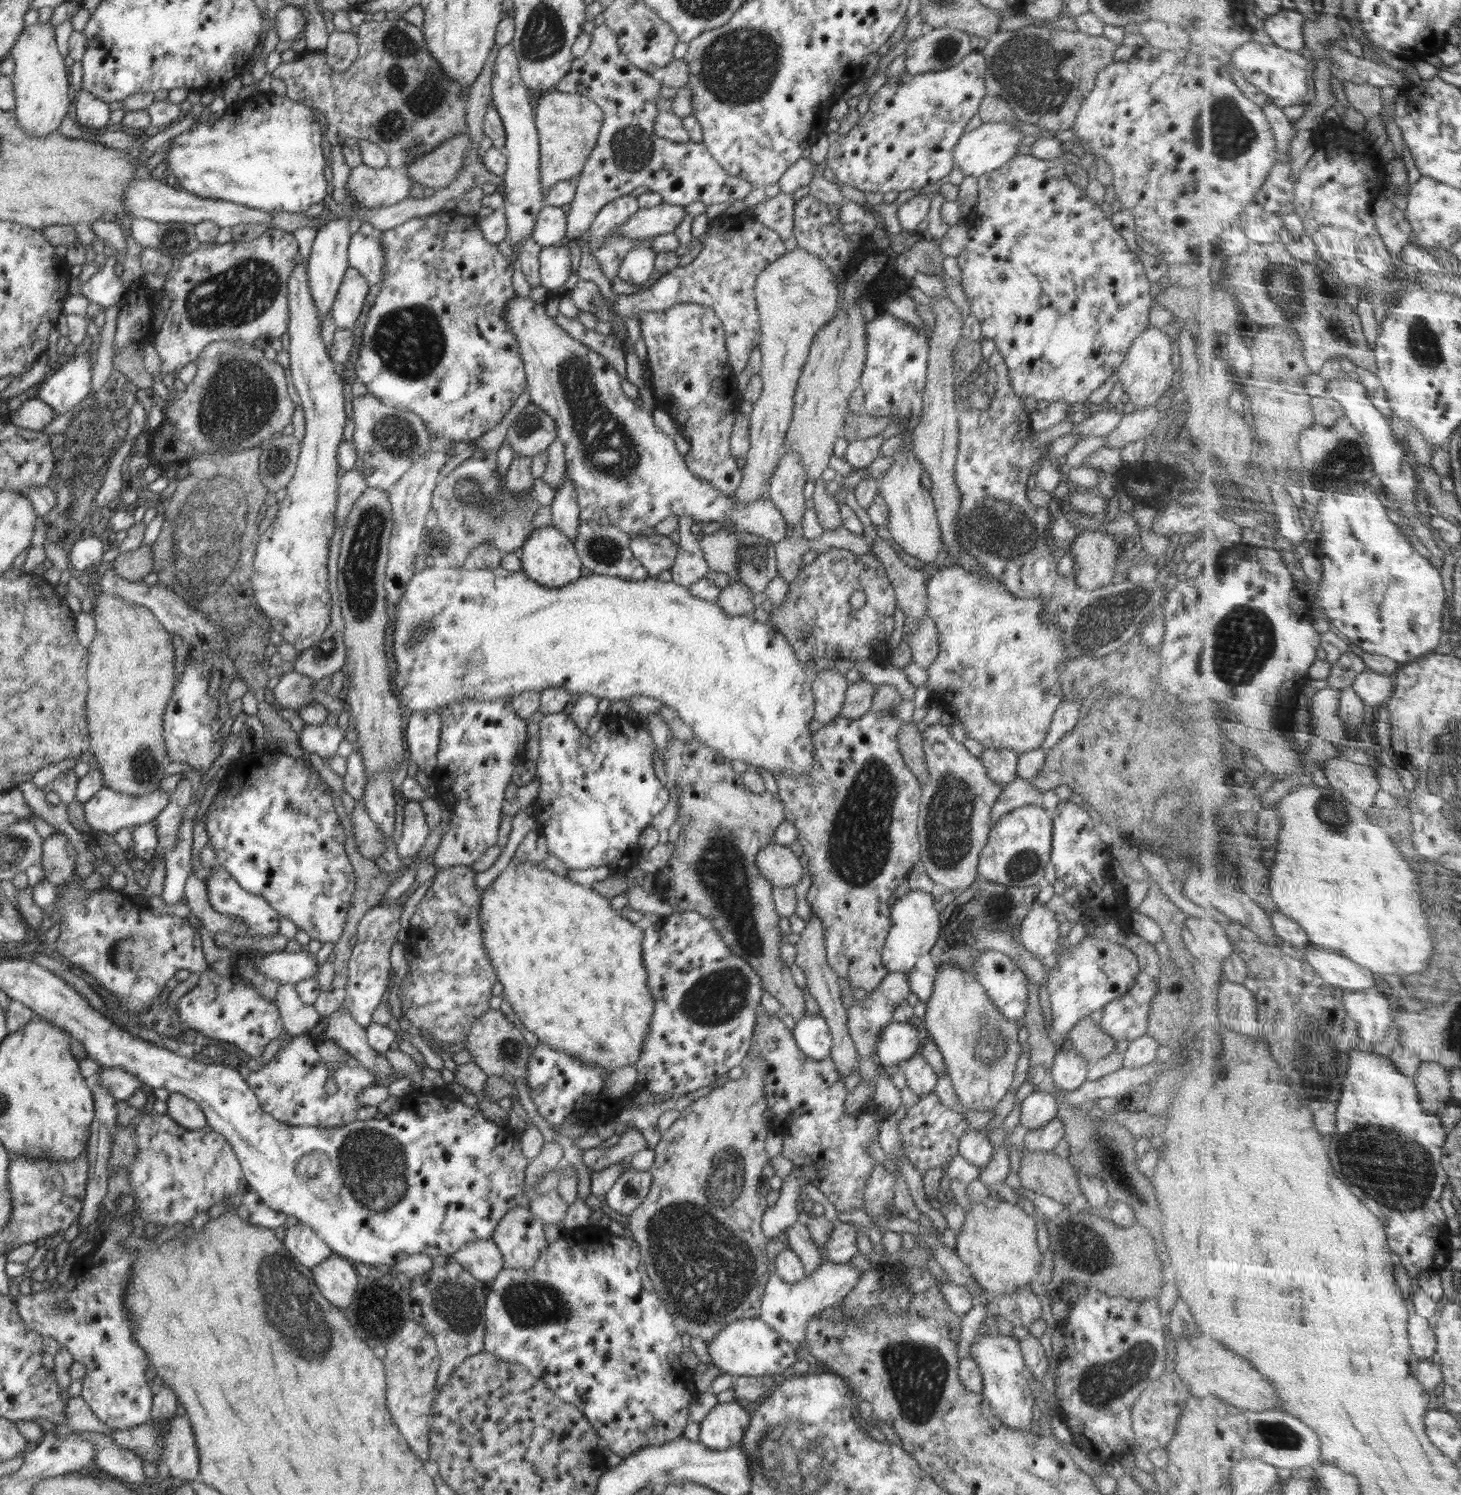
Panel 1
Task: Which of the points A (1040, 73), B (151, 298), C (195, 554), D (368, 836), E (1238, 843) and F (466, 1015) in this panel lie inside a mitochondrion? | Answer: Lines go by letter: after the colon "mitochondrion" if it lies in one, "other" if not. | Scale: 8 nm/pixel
A: mitochondrion
B: other
C: mitochondrion
D: mitochondrion
E: mitochondrion
F: other

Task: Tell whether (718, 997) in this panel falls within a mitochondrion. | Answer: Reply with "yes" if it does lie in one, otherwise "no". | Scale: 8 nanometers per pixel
yes

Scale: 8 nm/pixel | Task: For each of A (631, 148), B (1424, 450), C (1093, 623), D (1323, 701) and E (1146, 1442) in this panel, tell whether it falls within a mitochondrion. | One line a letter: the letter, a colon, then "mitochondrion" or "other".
A: mitochondrion
B: other
C: mitochondrion
D: other
E: other

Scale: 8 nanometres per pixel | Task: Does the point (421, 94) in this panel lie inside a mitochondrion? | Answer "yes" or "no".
yes

